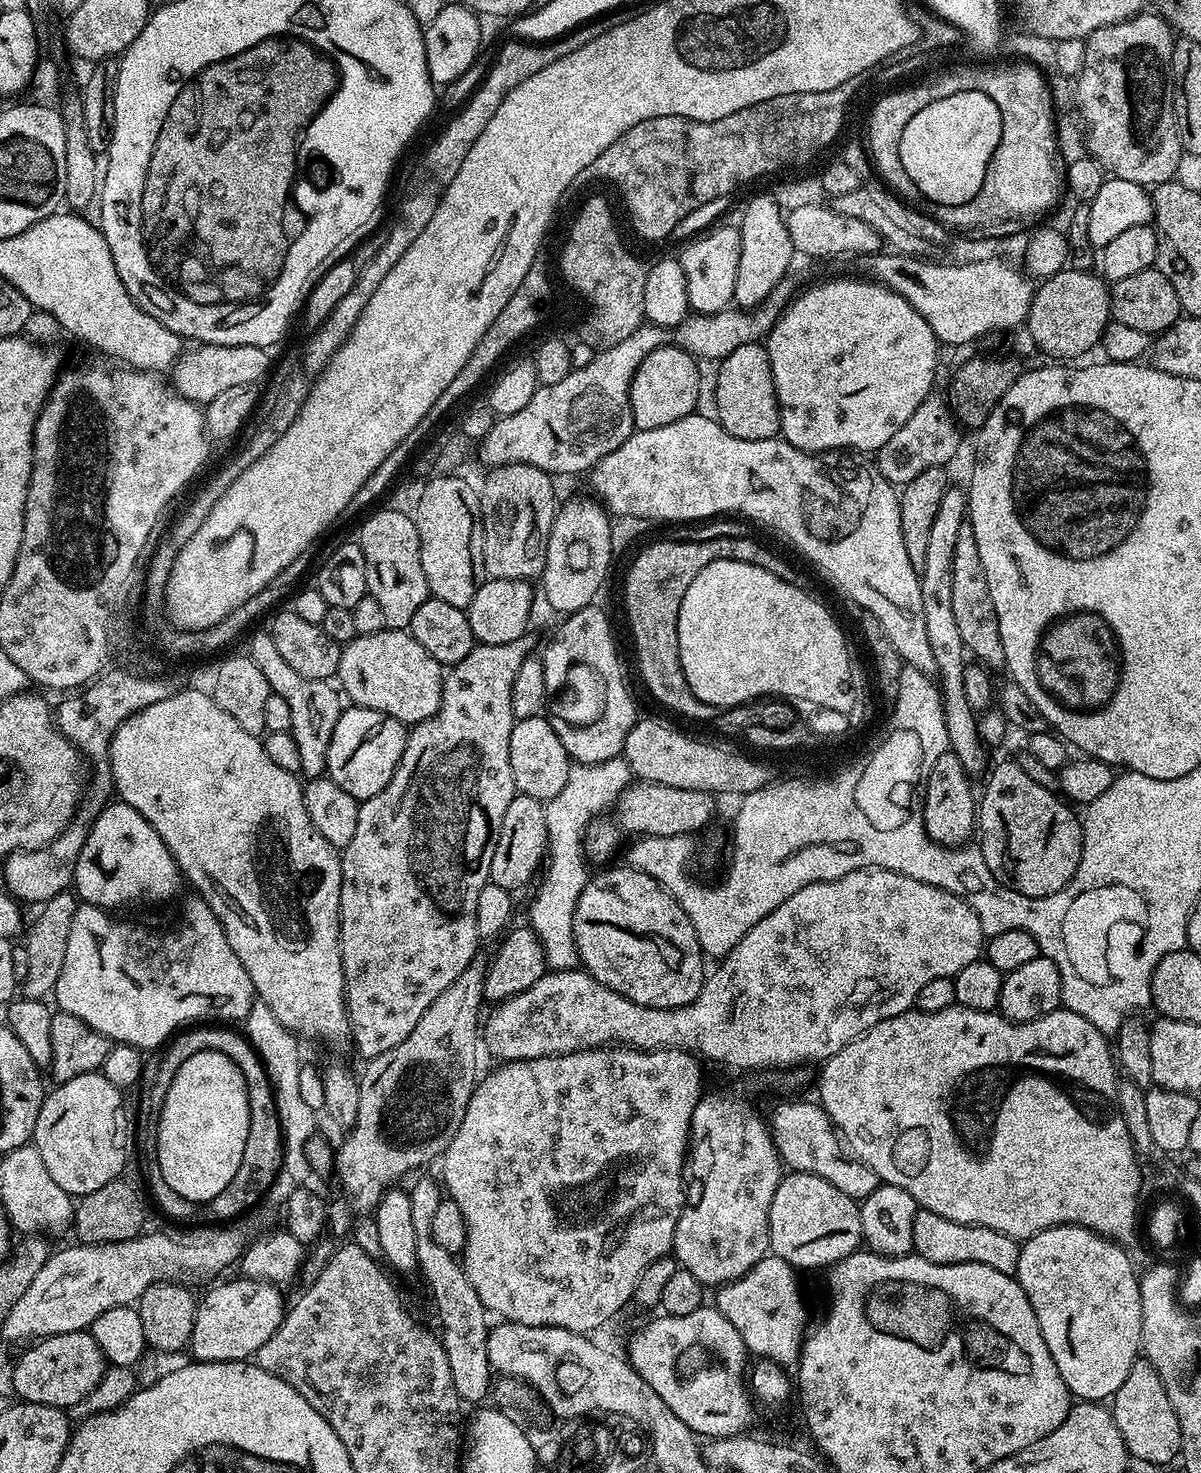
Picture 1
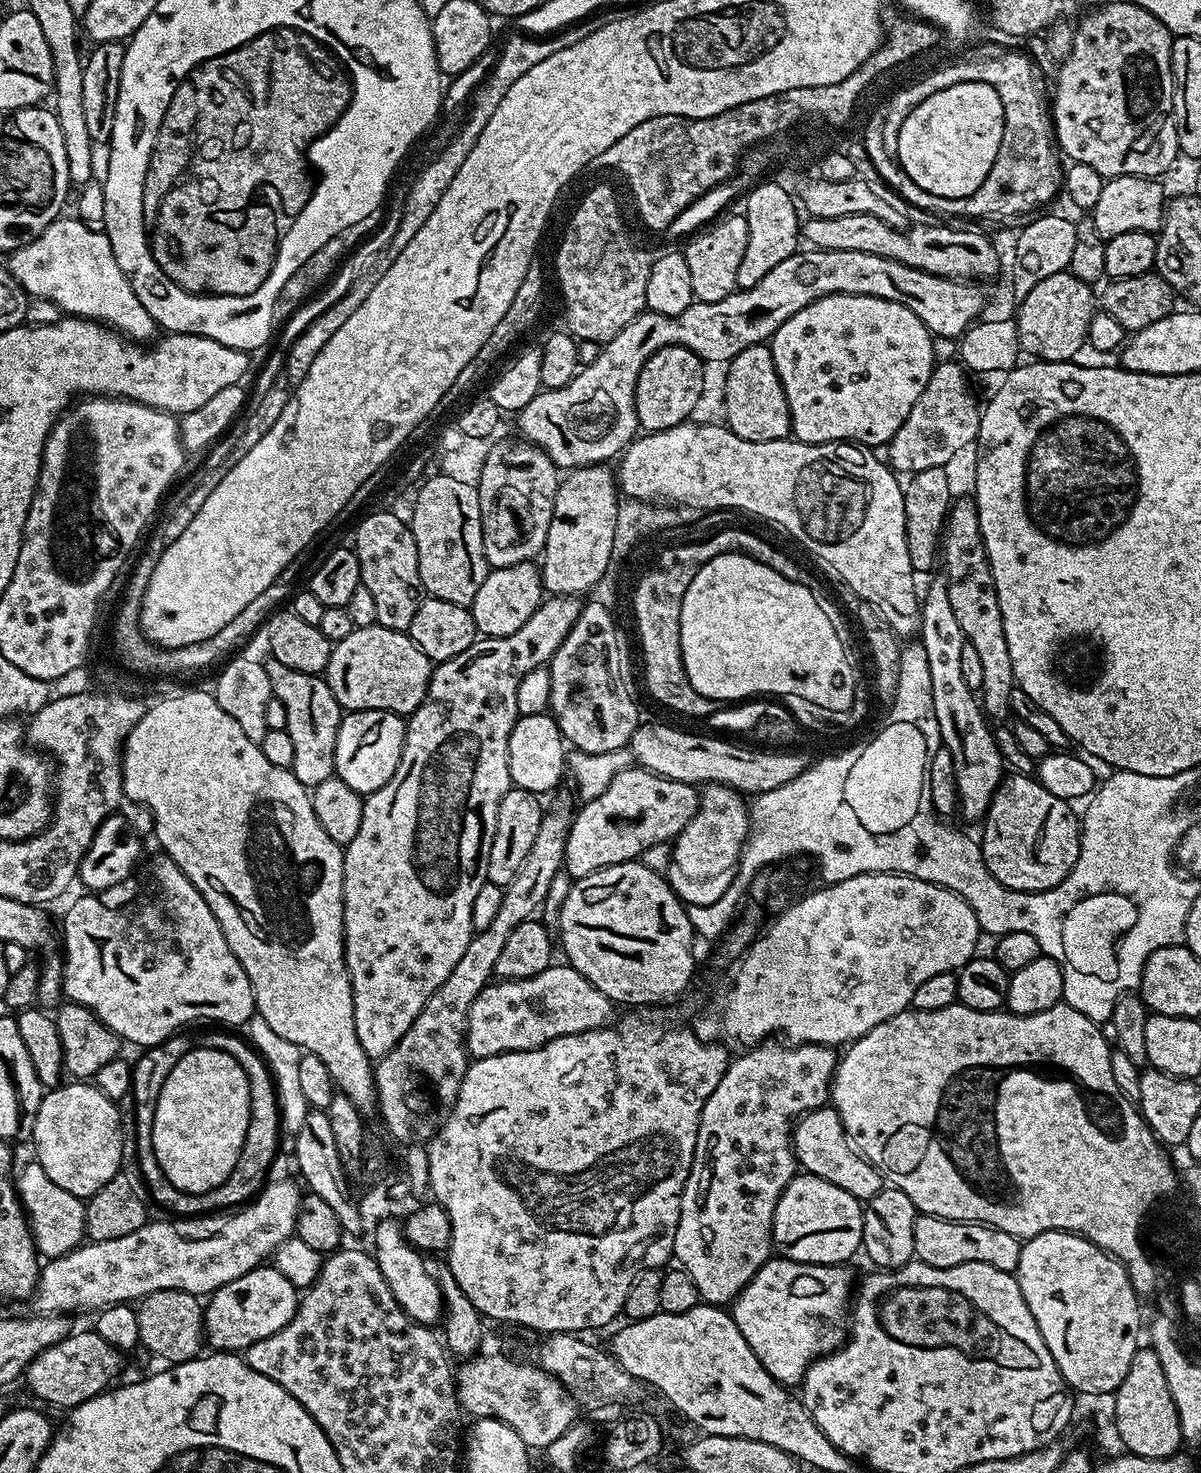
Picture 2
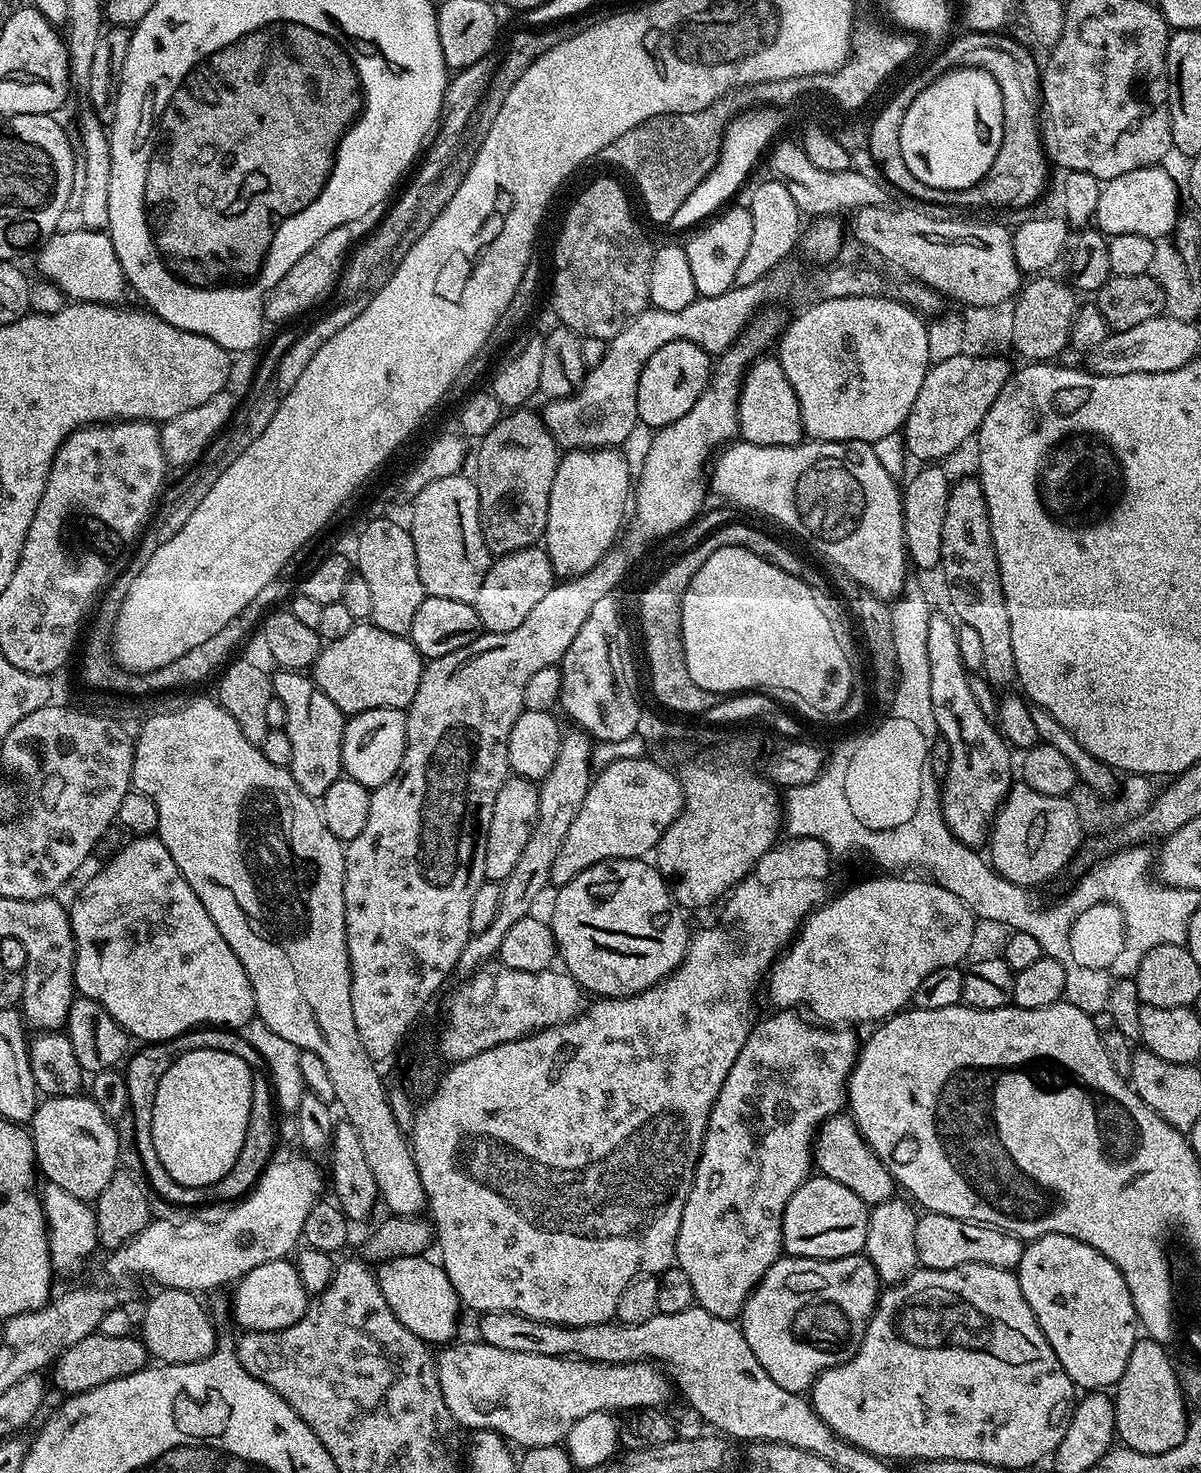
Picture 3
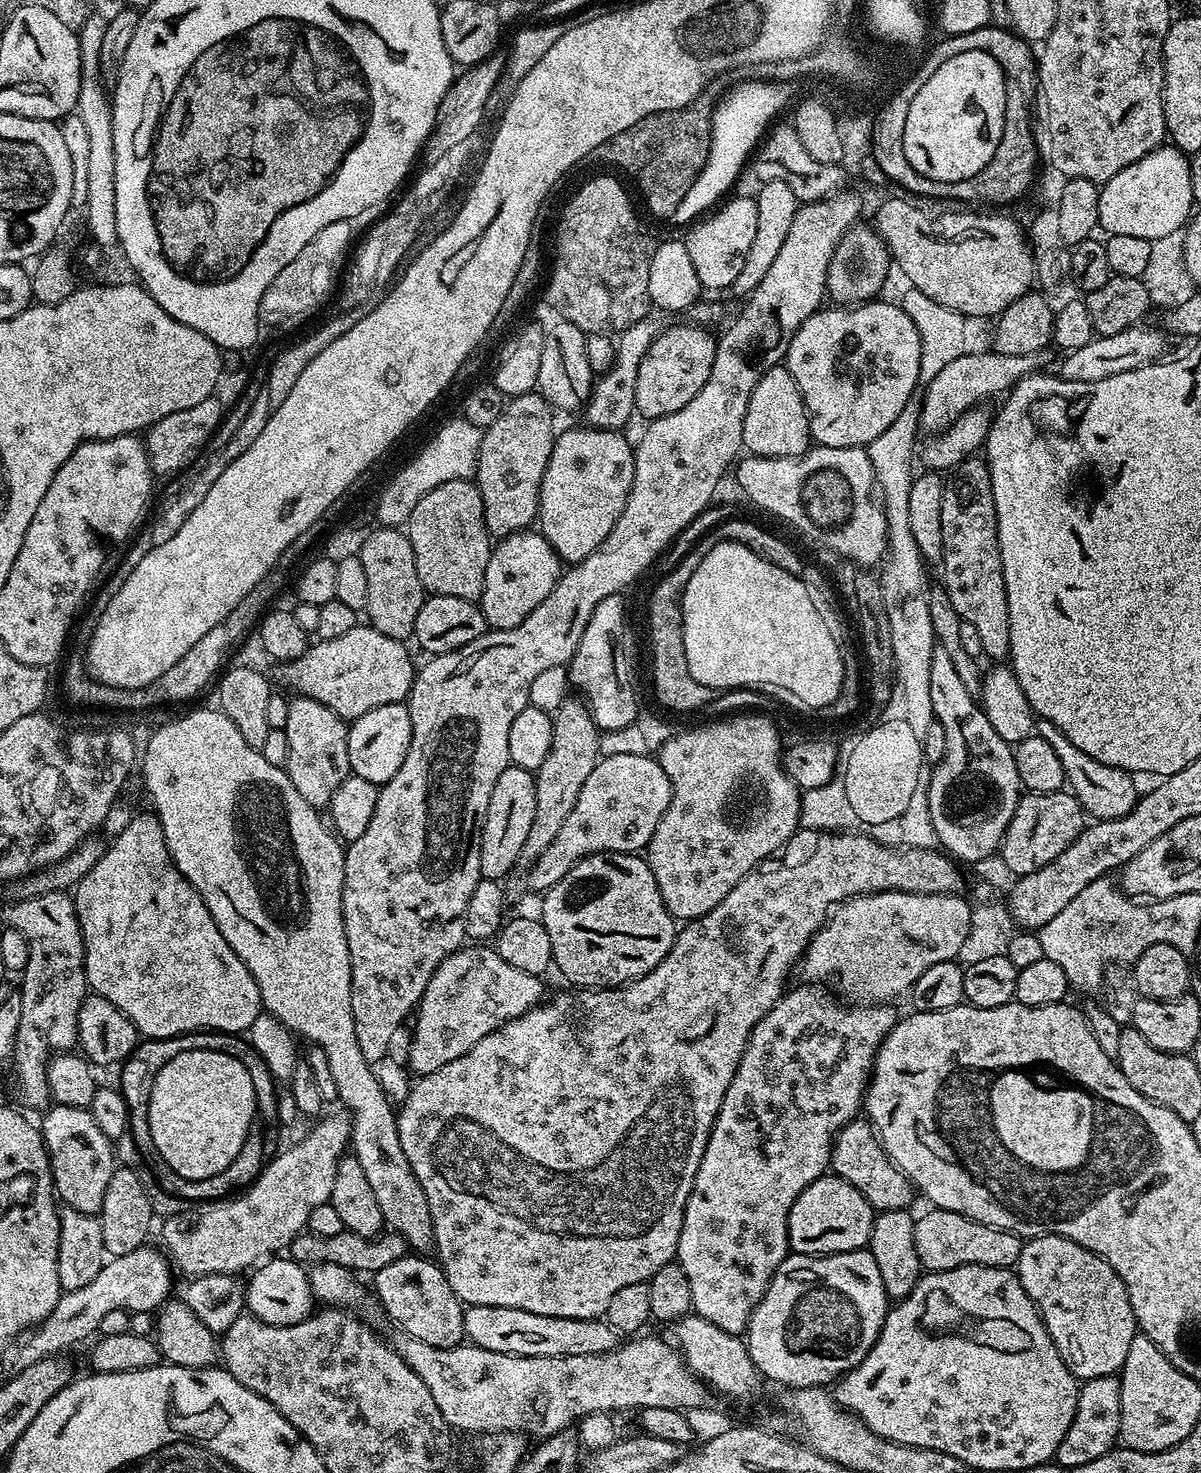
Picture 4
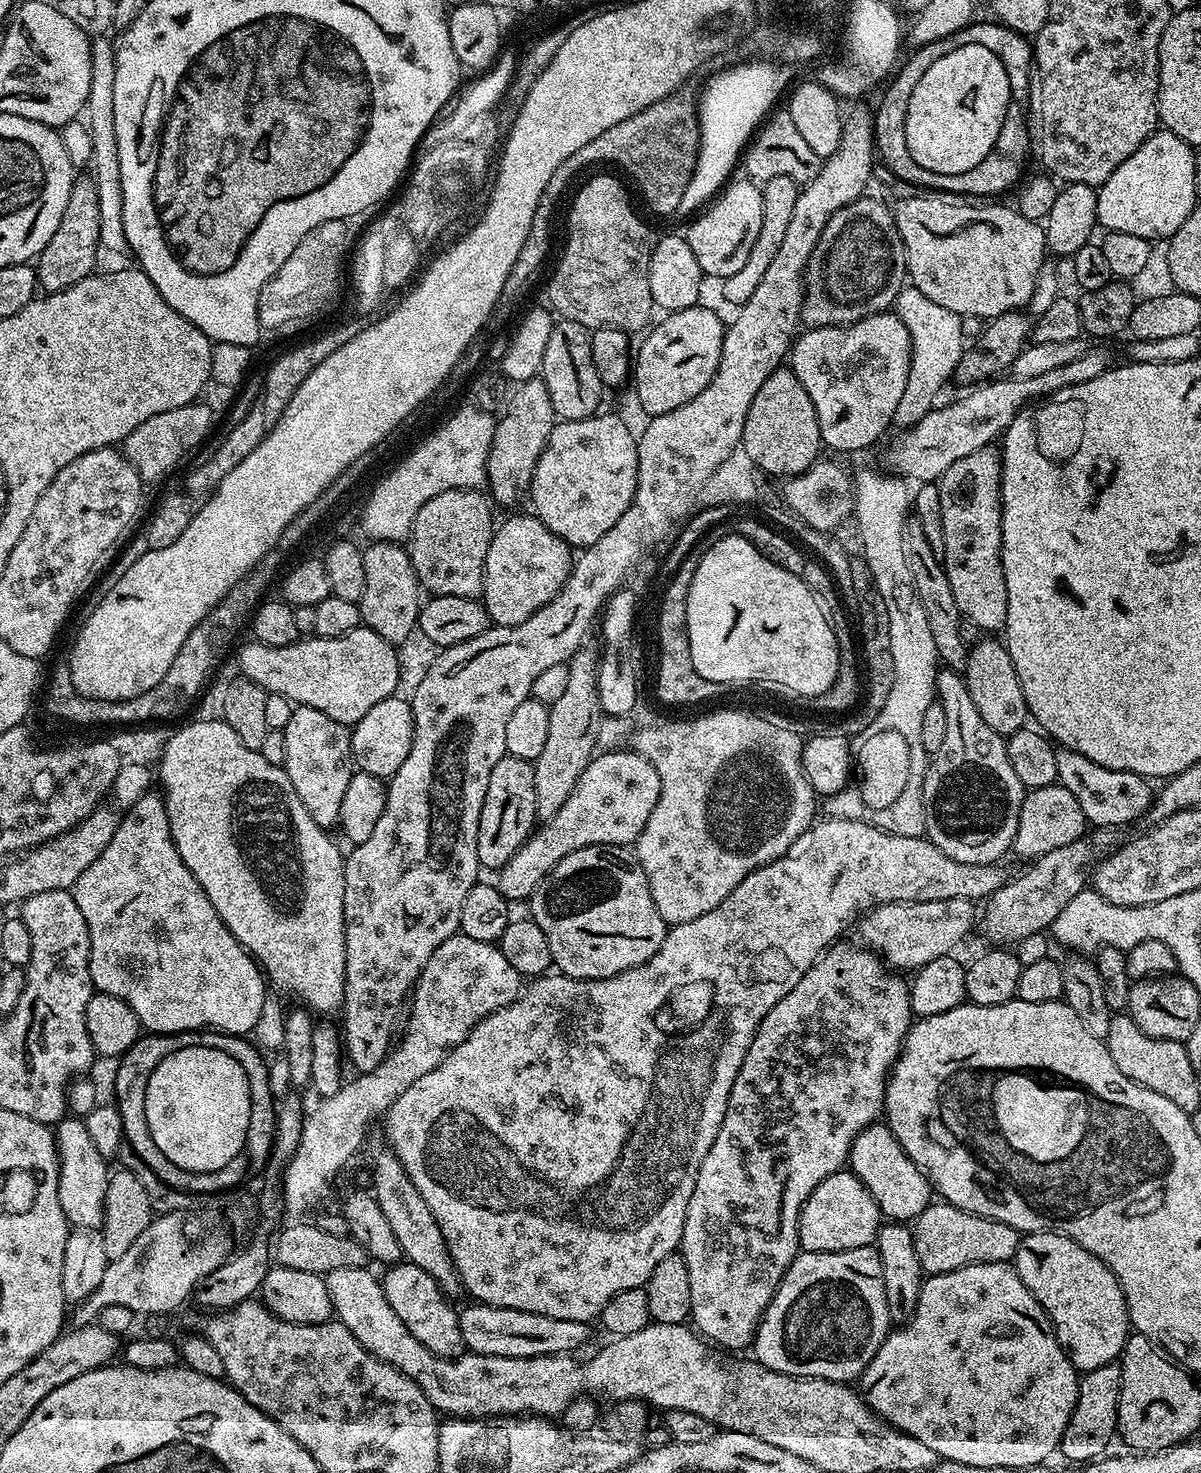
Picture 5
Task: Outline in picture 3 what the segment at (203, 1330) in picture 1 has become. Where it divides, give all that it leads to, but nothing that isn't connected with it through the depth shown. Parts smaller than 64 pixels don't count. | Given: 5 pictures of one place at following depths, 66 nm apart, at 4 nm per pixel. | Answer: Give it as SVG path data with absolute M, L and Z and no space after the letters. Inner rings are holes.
M288 1258L254 1266L250 1274L236 1281L231 1292L230 1316L241 1324L241 1329L250 1332L280 1332L283 1328L294 1326L294 1322L304 1316L310 1299L299 1270Z

